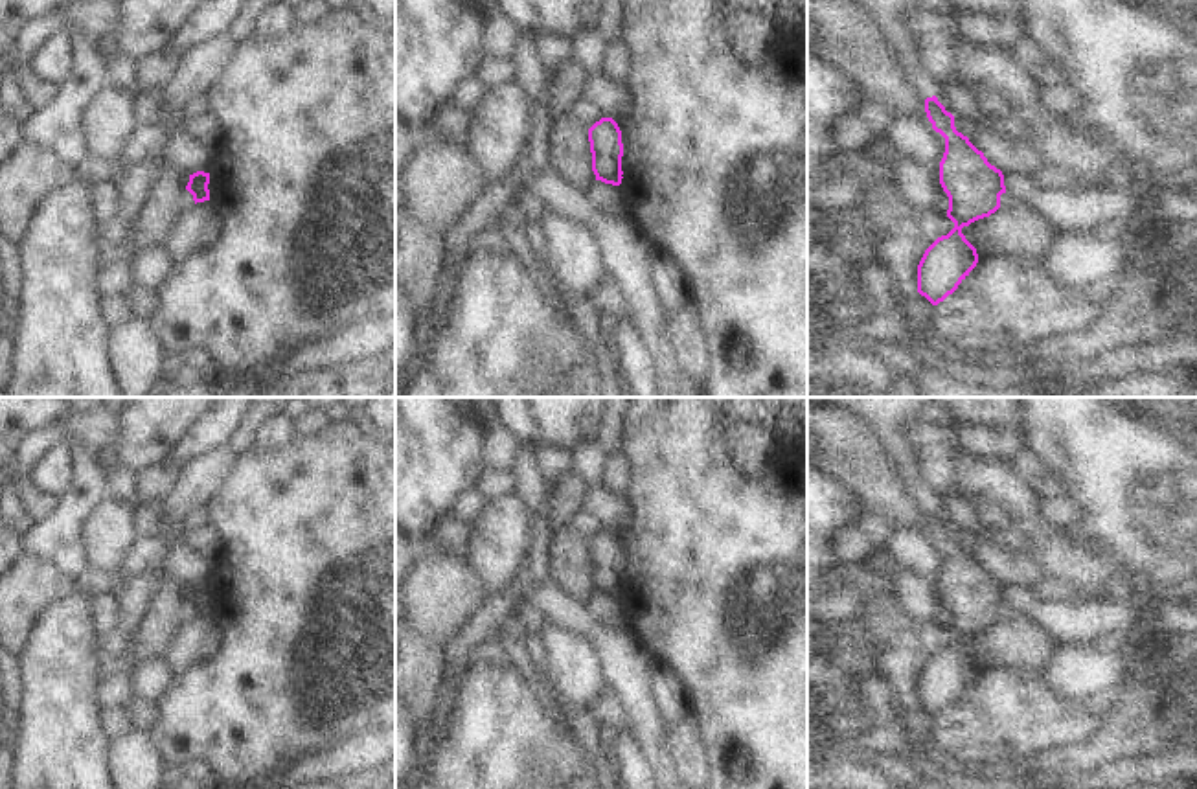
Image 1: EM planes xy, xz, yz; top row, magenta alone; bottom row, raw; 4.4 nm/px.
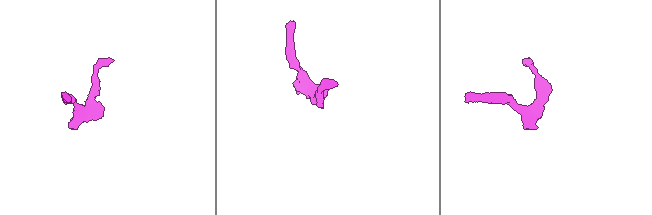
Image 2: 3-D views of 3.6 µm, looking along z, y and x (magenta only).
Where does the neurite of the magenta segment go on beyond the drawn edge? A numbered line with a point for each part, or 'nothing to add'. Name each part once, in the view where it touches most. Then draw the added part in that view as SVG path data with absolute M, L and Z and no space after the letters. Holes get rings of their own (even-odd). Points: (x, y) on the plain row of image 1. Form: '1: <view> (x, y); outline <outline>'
nothing to add

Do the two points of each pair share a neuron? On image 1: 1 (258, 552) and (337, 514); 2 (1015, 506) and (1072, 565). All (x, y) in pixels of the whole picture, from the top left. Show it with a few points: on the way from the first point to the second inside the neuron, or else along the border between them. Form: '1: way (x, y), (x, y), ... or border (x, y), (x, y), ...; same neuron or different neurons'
1: way (278, 532), (291, 519), (317, 519); same neuron
2: way (1030, 521), (1058, 550); same neuron

